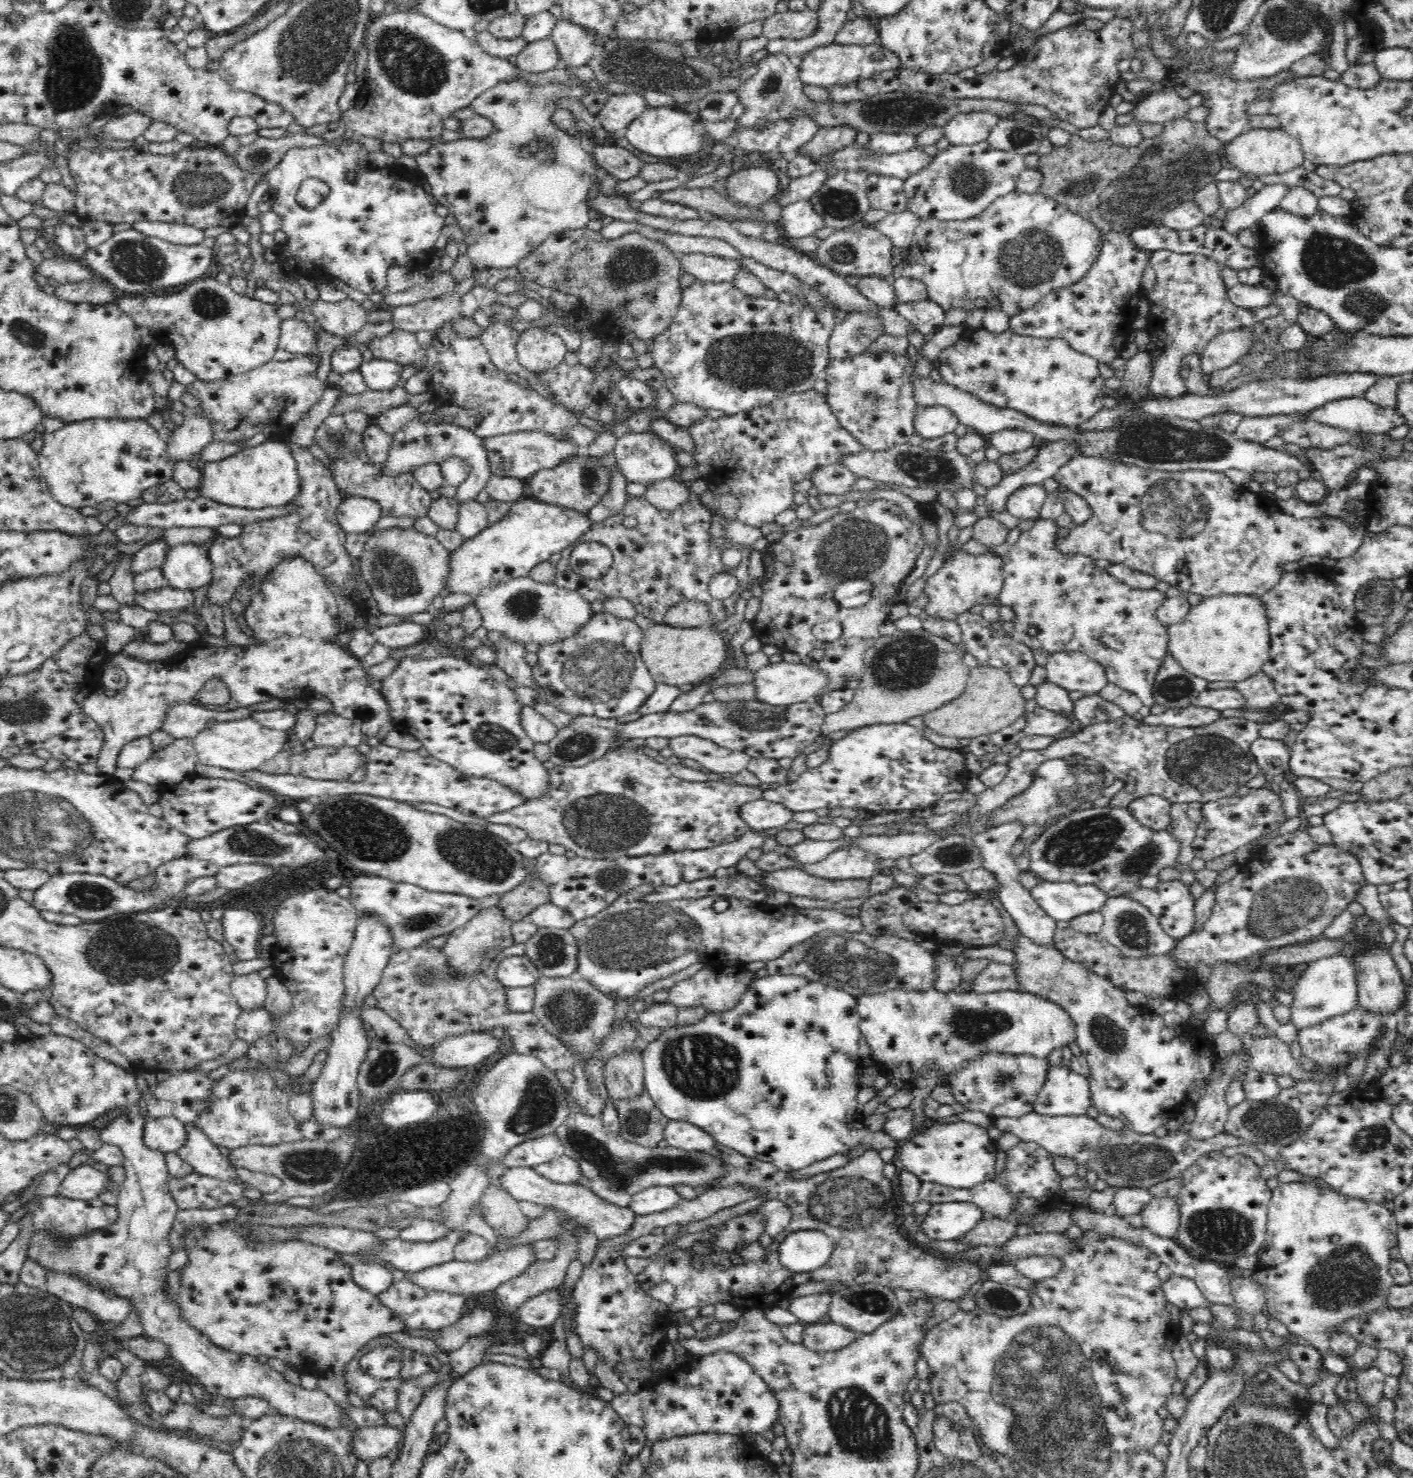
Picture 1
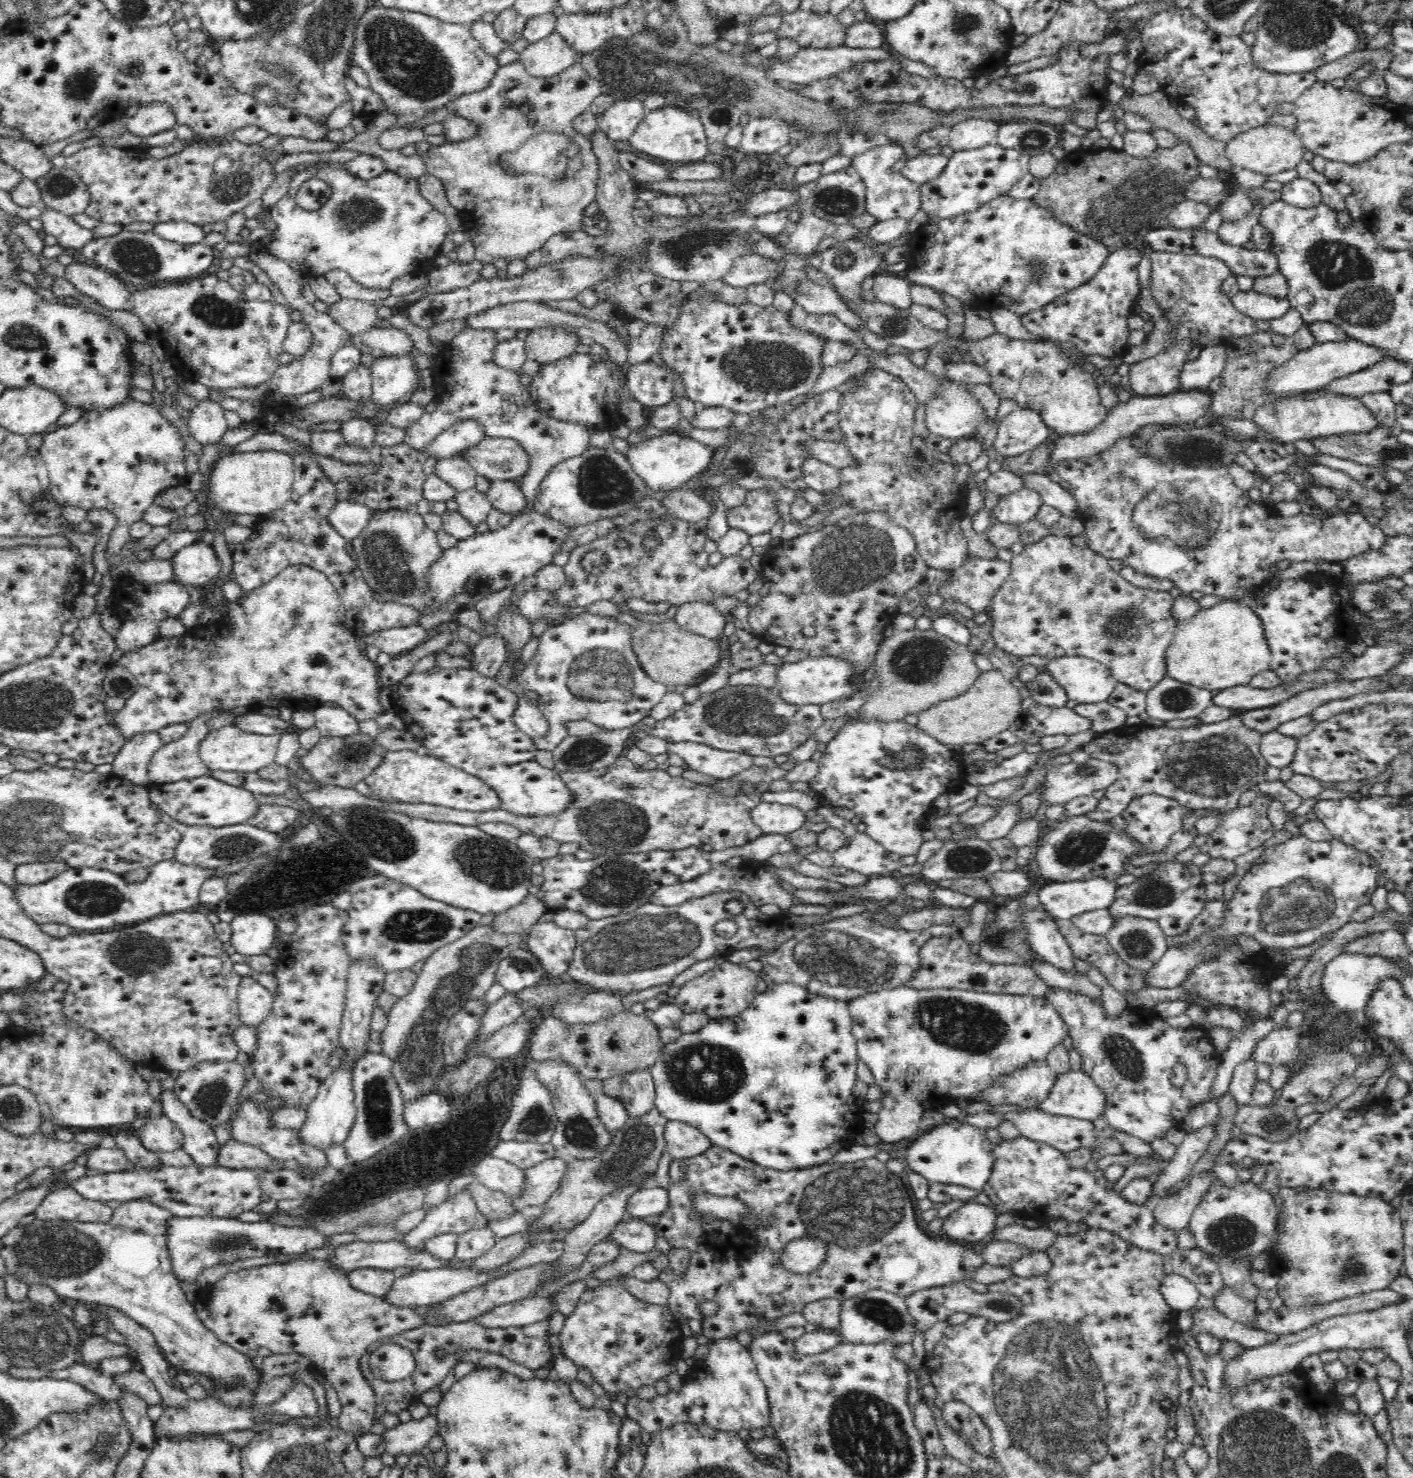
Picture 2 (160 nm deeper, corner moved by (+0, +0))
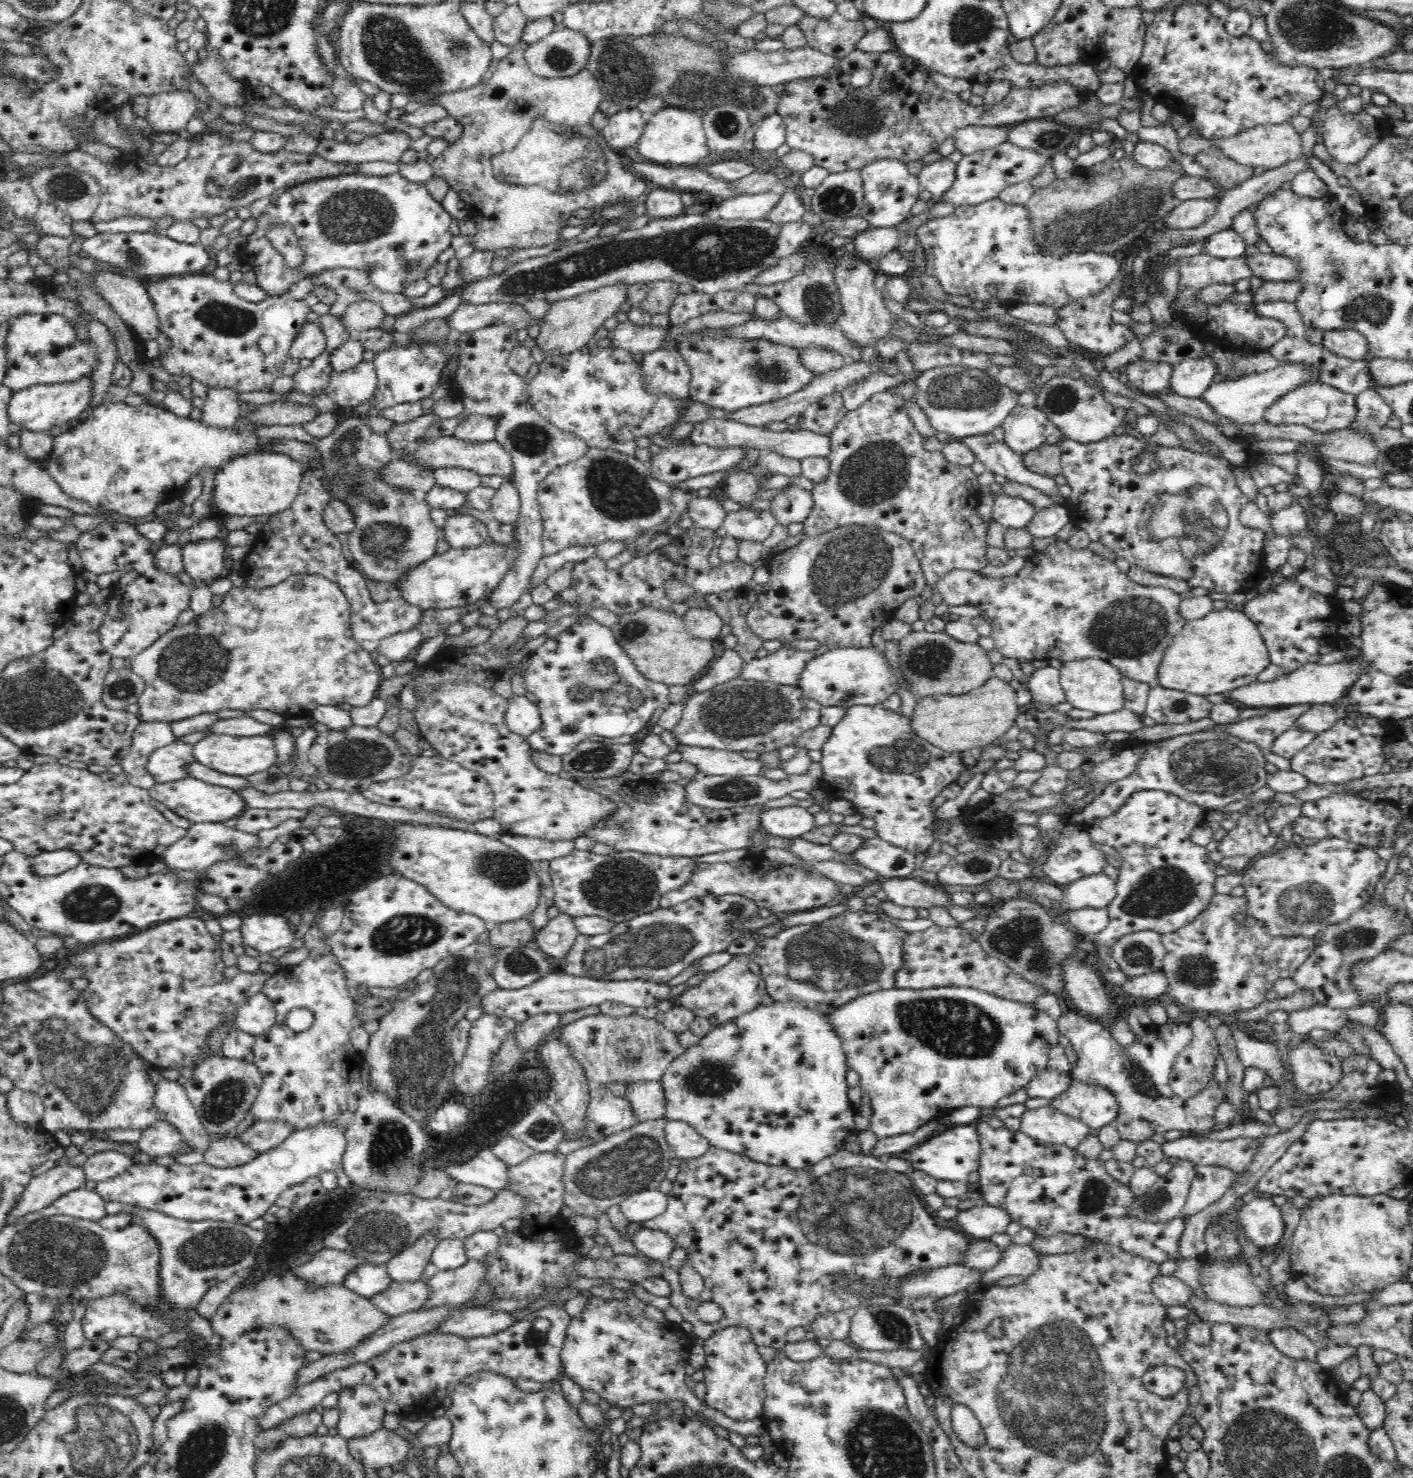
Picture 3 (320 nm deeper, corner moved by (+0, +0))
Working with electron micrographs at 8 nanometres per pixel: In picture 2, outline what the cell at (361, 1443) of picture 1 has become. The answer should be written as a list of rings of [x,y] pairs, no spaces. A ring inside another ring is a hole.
[[[430,1416],[423,1420],[402,1422],[398,1427],[388,1429],[382,1434],[385,1452],[394,1457],[398,1454],[417,1453],[438,1434],[438,1426],[436,1417]]]

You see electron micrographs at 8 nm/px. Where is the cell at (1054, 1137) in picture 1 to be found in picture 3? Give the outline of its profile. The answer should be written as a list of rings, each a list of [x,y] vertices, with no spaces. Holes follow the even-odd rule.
[[[1052,1106],[1028,1109],[1021,1114],[1021,1131],[1036,1140],[1076,1148],[1092,1130],[1077,1118],[1062,1114]]]

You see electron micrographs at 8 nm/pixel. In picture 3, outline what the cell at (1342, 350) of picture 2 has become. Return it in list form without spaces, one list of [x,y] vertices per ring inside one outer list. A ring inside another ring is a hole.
[[[1297,362],[1272,367],[1264,372],[1245,374],[1236,380],[1226,380],[1212,383],[1202,394],[1204,401],[1208,401],[1218,413],[1236,421],[1236,423],[1255,423],[1263,418],[1263,413],[1284,394],[1300,388],[1302,384],[1314,384],[1320,380],[1321,372],[1314,363]]]

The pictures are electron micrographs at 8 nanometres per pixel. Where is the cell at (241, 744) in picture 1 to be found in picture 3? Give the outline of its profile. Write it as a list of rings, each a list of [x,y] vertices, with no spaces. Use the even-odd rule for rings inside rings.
[[[209,733],[194,744],[193,751],[194,757],[200,764],[224,774],[243,777],[268,770],[271,766],[276,765],[278,758],[280,758],[274,739],[269,735],[241,737],[240,735]]]

